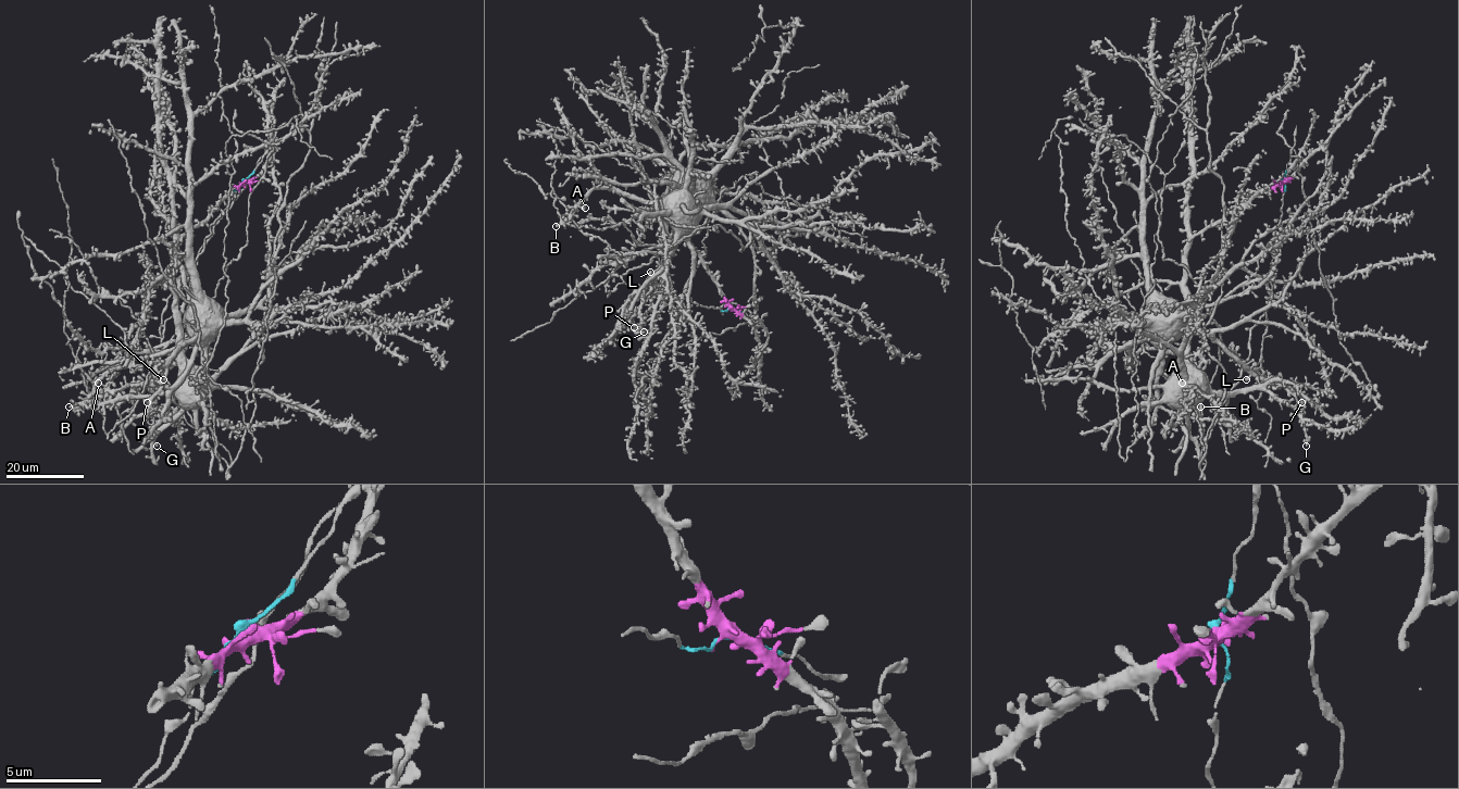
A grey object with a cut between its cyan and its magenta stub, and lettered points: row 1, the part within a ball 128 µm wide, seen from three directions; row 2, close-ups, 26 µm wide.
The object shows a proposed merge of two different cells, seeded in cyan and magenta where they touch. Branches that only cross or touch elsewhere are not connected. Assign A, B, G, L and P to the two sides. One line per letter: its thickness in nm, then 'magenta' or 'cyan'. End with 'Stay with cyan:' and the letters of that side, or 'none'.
A: 400 nm | magenta
B: 280 nm | magenta
G: 340 nm | cyan
L: 550 nm | cyan
P: 340 nm | cyan
Stay with cyan: G, L, P

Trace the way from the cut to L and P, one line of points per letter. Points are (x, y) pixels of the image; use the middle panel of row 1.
L: (731, 309), (697, 305), (675, 293), (672, 298), (662, 291), (651, 293), (647, 287), (636, 290), (650, 272)
P: (731, 309), (697, 305), (689, 298), (666, 298), (641, 287), (635, 290), (641, 292), (640, 322), (634, 328)

